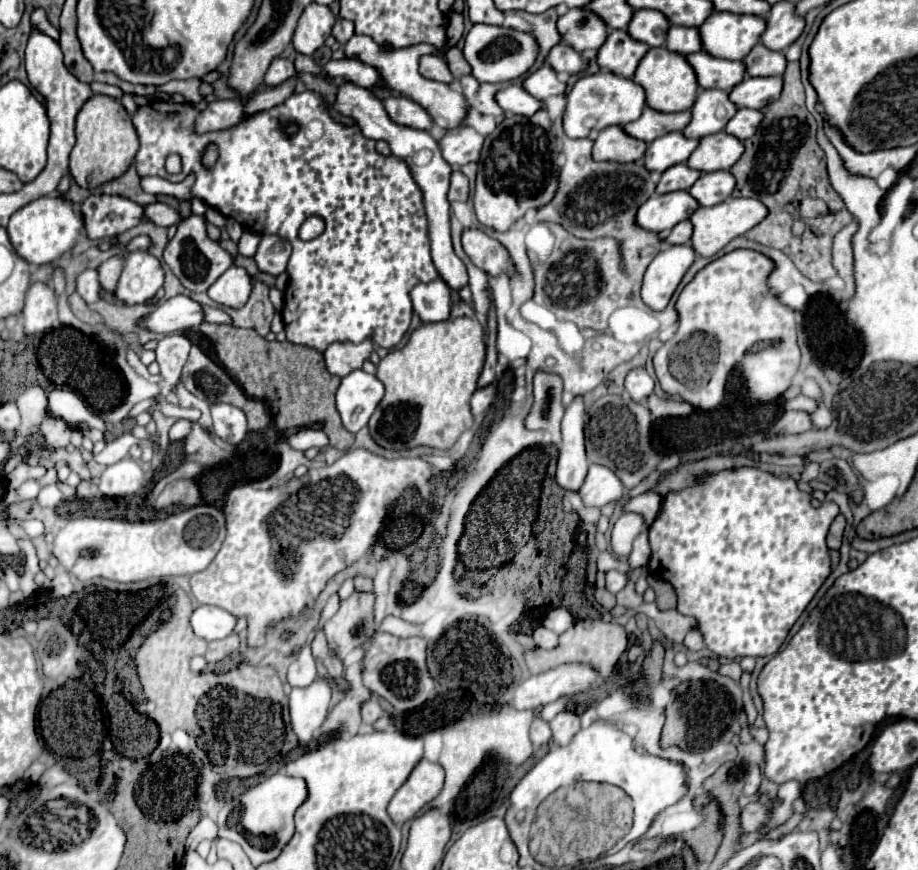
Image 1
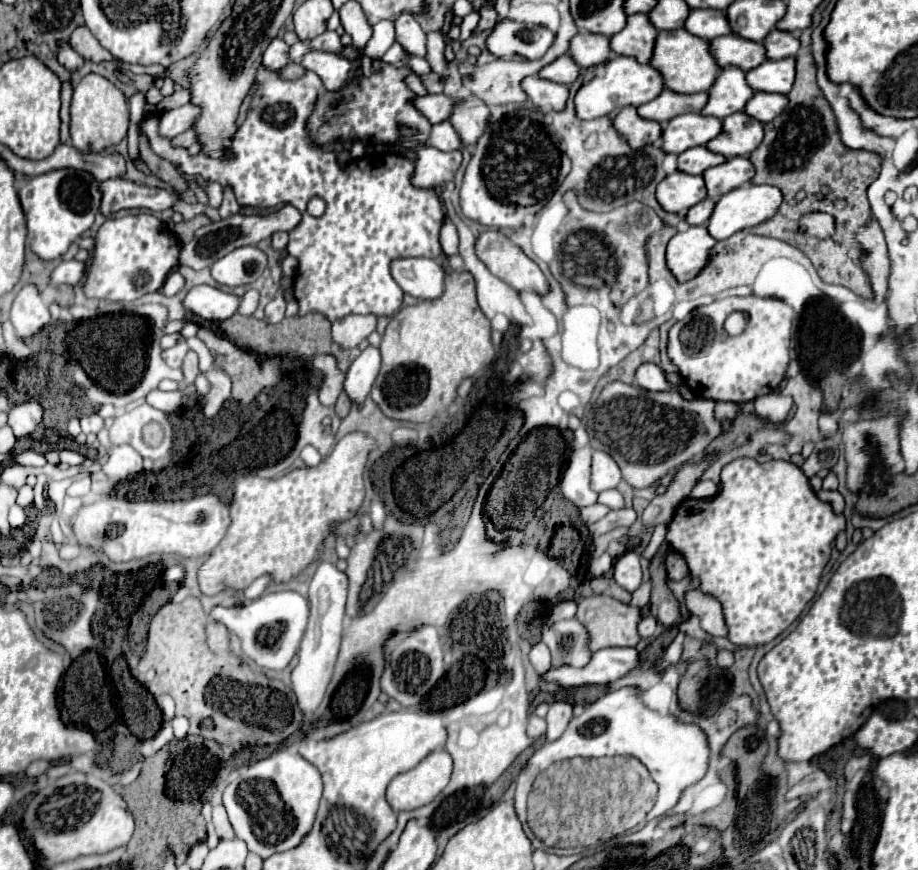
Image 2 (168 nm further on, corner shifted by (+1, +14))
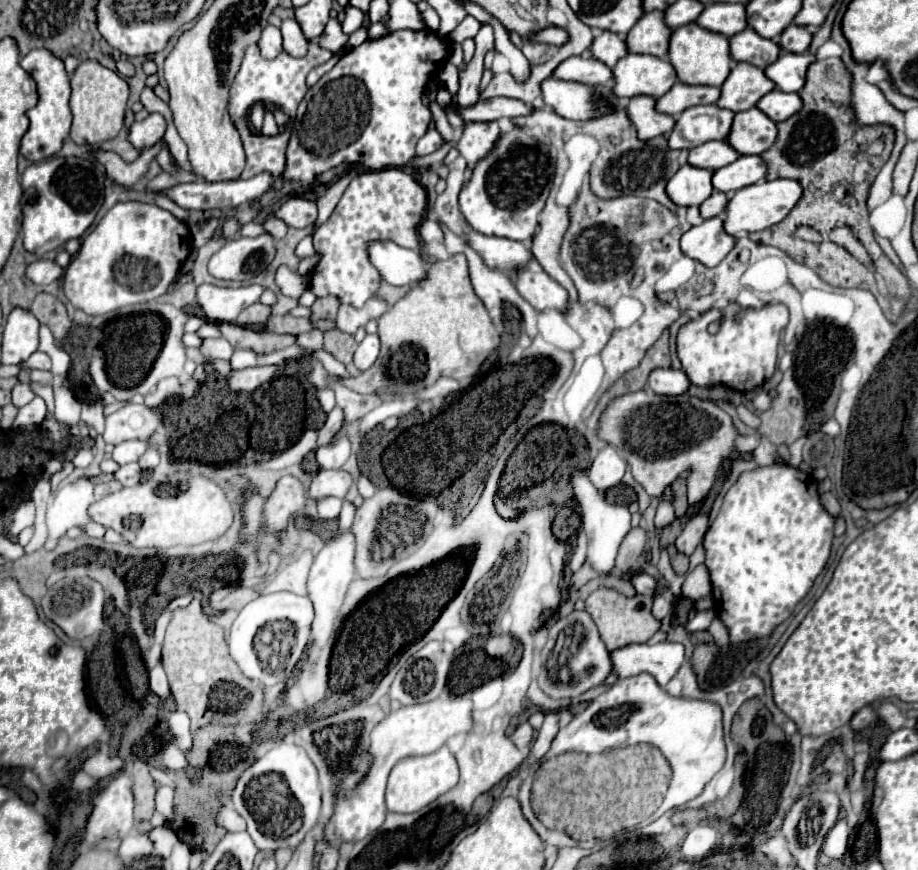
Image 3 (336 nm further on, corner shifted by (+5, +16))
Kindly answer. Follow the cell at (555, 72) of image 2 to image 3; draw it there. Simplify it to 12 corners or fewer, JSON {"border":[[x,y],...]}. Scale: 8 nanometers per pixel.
{"border":[[571,56],[553,76],[589,86],[613,78],[595,58]]}

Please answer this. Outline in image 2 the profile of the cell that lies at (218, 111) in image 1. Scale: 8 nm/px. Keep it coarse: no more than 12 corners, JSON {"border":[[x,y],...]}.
{"border":[[185,104],[165,112],[161,136],[175,138],[201,116],[201,106]]}

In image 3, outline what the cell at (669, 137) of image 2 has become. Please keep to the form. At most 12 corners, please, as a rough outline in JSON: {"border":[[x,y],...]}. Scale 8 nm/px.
{"border":[[717,104],[687,108],[669,148],[691,150],[725,140],[733,110]]}

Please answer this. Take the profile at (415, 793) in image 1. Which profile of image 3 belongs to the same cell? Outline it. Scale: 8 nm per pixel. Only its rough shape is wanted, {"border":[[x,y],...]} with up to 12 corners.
{"border":[[447,746],[403,758],[389,774],[387,810],[417,812],[459,782]]}

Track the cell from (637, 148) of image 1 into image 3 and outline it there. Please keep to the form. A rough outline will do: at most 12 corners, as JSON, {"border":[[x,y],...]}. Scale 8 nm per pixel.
{"border":[[633,96],[627,106],[639,140],[669,134],[675,118],[657,112],[657,98]]}

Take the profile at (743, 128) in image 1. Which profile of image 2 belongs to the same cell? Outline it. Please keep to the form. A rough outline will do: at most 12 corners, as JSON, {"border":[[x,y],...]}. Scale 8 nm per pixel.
{"border":[[757,92],[741,110],[765,124],[785,108],[783,94]]}

